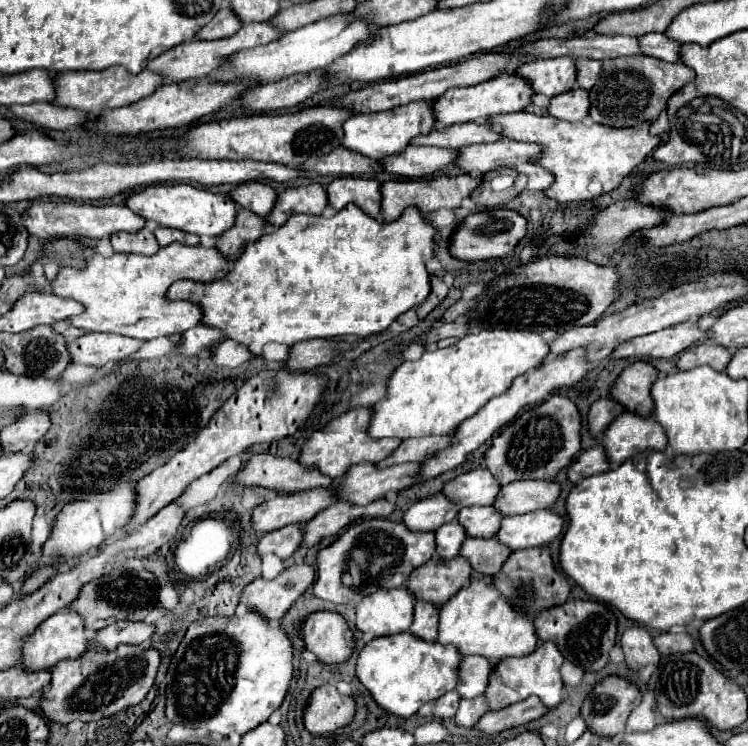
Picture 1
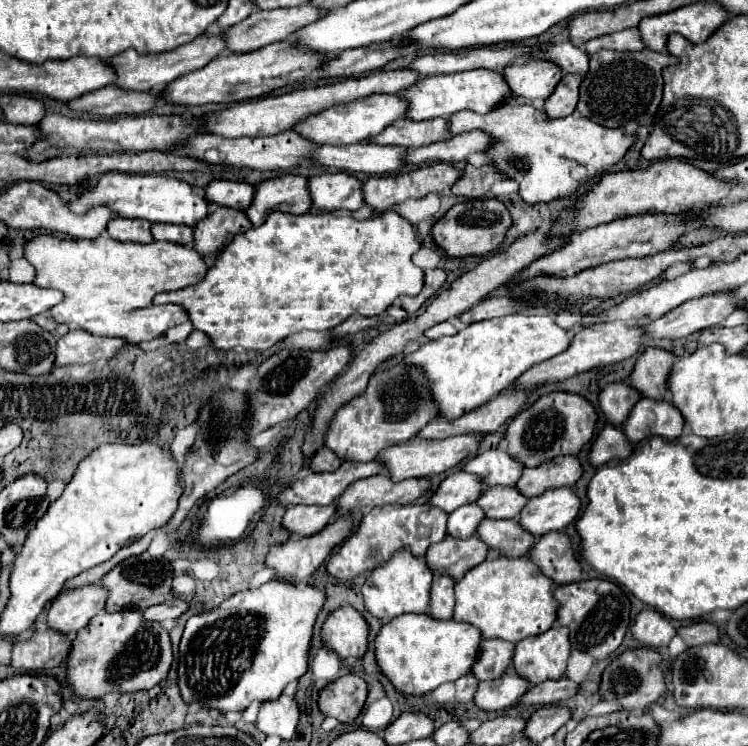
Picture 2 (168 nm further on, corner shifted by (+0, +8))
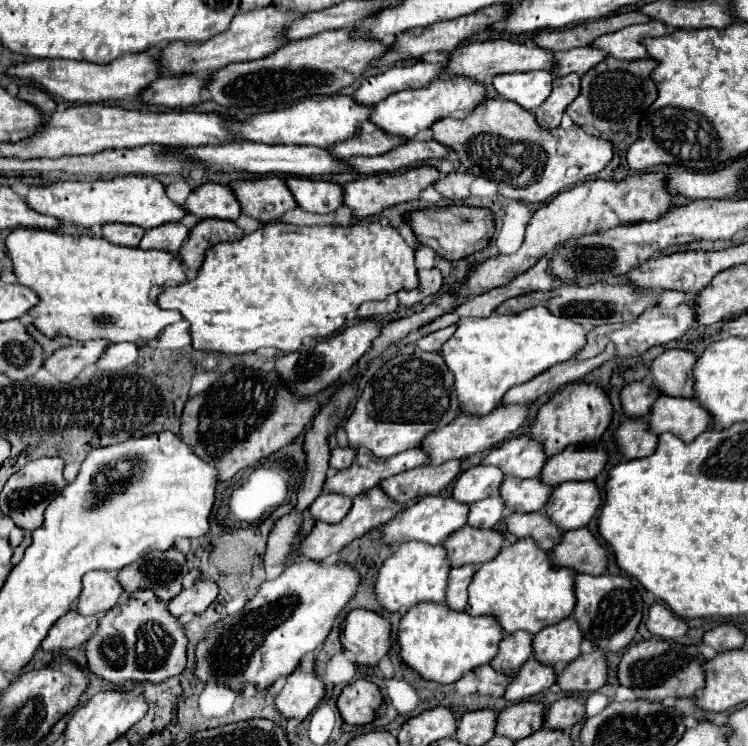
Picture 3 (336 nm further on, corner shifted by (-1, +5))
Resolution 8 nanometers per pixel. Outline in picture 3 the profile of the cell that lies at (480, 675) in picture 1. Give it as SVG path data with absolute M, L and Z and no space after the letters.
M529 632L507 634L499 644L499 654L491 660L491 666L499 672L517 672L533 656L533 636Z

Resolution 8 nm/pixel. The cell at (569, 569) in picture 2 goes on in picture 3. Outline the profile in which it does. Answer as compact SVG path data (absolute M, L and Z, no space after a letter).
M577 528L565 532L565 540L551 550L551 560L557 566L569 566L595 576L607 570L607 548L589 528Z

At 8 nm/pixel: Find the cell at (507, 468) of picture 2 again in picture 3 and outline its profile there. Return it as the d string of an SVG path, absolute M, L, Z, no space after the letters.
M527 434L505 440L499 448L491 450L483 464L493 464L505 472L505 476L533 478L539 476L547 462L543 444Z

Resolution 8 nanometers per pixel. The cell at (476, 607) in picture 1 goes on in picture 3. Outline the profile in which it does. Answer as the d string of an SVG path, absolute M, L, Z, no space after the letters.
M533 538L517 540L503 548L497 558L477 568L469 586L469 608L471 616L493 614L501 622L507 634L515 630L527 630L533 634L541 628L569 618L575 608L575 576L577 572L567 566L551 564L549 552L539 548Z

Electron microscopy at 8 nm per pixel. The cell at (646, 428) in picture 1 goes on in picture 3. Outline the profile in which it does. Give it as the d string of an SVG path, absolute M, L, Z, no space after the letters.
M659 396L649 416L649 430L655 434L673 432L685 442L695 440L711 426L711 416L693 398Z

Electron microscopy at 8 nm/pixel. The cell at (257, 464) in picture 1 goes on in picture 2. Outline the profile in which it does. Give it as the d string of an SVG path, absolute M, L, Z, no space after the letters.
M320 447L310 459L310 471L314 471L314 473L336 471L338 467L340 467L340 459L330 449L324 449L324 447Z

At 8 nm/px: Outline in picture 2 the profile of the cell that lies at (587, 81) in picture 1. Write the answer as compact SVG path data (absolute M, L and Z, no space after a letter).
M564 39L564 41L556 41L556 45L552 45L552 49L548 49L548 53L544 53L544 57L534 57L534 59L550 59L550 61L558 63L564 73L584 75L588 71L590 55L582 47L576 47Z

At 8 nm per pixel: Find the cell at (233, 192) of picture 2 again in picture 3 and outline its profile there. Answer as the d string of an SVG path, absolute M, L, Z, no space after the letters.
M207 182L195 188L183 208L197 218L221 218L221 220L237 220L241 210L237 198L233 196L229 186Z

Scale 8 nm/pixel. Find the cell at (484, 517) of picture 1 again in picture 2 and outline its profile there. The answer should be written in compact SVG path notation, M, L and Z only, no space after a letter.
M492 487L480 495L476 505L488 519L516 519L526 501L526 497L516 493L516 487Z

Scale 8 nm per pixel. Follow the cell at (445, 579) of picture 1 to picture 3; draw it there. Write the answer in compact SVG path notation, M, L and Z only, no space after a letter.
M463 526L453 536L445 540L449 562L453 566L463 564L485 564L493 560L503 544L503 534L499 530L485 530Z

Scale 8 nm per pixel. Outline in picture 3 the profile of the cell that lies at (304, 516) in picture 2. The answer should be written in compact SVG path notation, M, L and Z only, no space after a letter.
M325 492L325 494L317 496L317 500L309 508L309 512L315 520L327 522L327 524L337 524L347 516L351 506L353 506L353 498L343 496L343 494Z

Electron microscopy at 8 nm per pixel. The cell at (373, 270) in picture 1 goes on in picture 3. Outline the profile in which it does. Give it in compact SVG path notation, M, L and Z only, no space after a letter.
M273 222L273 224L263 224L257 232L243 236L237 242L221 242L209 248L205 252L205 260L199 268L199 274L191 282L183 282L177 286L165 286L157 298L159 308L173 308L179 310L181 316L191 324L189 332L193 338L193 348L195 350L207 350L207 352L219 352L219 354L243 354L249 350L257 350L261 346L273 346L283 352L295 352L301 348L303 338L325 338L337 332L343 324L349 312L355 312L365 300L383 300L393 292L399 292L401 288L413 290L417 288L417 268L415 268L415 250L405 244L401 234L393 226L381 226L379 222L369 222L369 224L353 224L353 226L295 226L295 224L285 224L285 222Z

